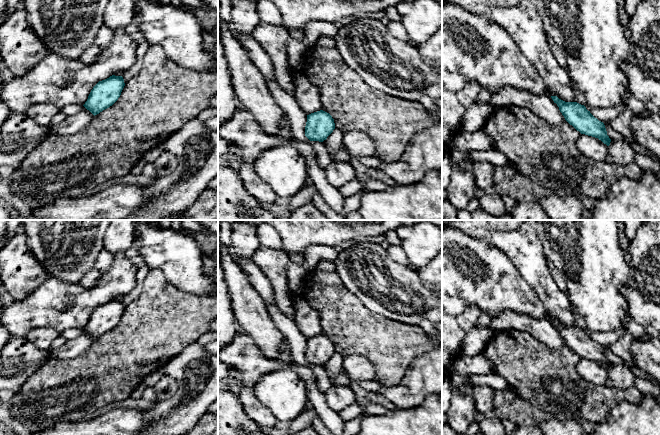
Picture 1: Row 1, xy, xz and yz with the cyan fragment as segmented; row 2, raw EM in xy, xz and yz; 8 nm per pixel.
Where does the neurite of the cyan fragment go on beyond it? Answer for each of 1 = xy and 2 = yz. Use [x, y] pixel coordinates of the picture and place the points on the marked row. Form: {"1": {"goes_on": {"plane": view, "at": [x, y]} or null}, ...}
{"1": {"goes_on": null}, "2": {"goes_on": null}}

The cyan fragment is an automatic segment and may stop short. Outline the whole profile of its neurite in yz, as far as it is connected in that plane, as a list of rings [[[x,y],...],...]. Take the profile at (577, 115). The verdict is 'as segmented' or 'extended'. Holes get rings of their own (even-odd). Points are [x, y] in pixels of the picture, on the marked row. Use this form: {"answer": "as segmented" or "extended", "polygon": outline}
{"answer": "as segmented", "polygon": [[[551,96],[554,103],[559,107],[565,120],[581,134],[592,136],[601,140],[607,146],[611,139],[603,122],[595,118],[584,105],[577,102],[565,102],[557,96]]]}

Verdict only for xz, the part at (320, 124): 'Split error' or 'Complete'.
Complete

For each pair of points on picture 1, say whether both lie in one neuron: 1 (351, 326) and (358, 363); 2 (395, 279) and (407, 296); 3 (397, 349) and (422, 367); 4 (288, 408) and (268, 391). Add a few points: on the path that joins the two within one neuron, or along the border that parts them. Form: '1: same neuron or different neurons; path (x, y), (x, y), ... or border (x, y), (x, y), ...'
1: different neurons; border (345, 355), (361, 354), (375, 368)
2: same neuron; path (395, 283), (403, 292)
3: different neurons; border (431, 349), (418, 355), (400, 380)
4: same neuron; path (283, 403), (273, 393)

